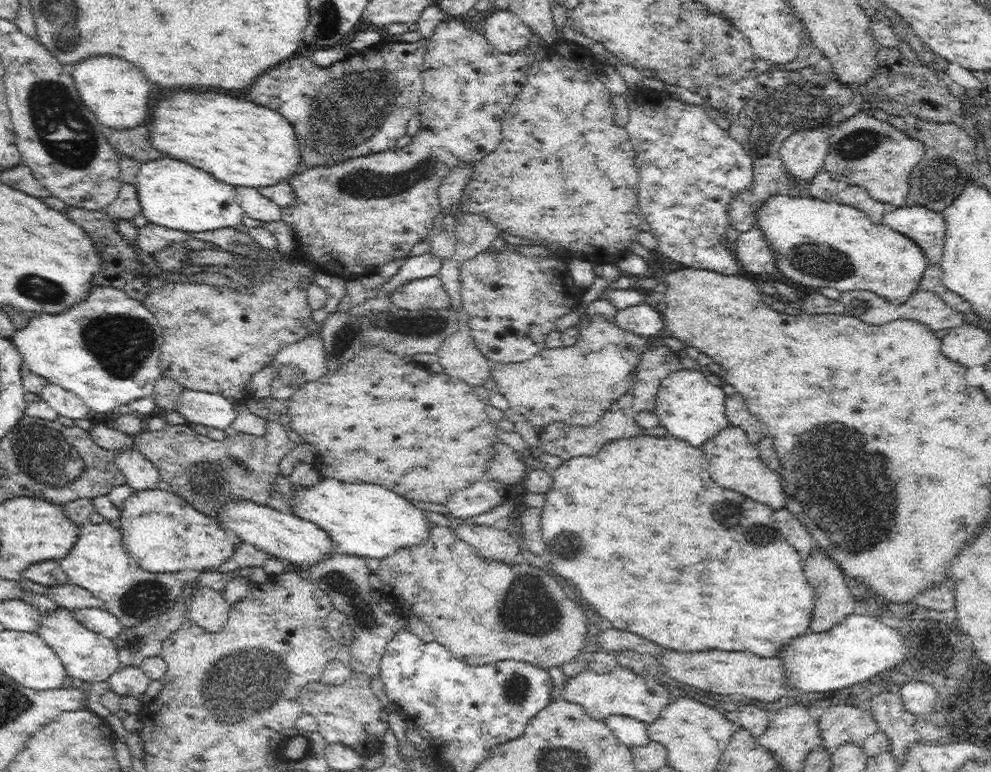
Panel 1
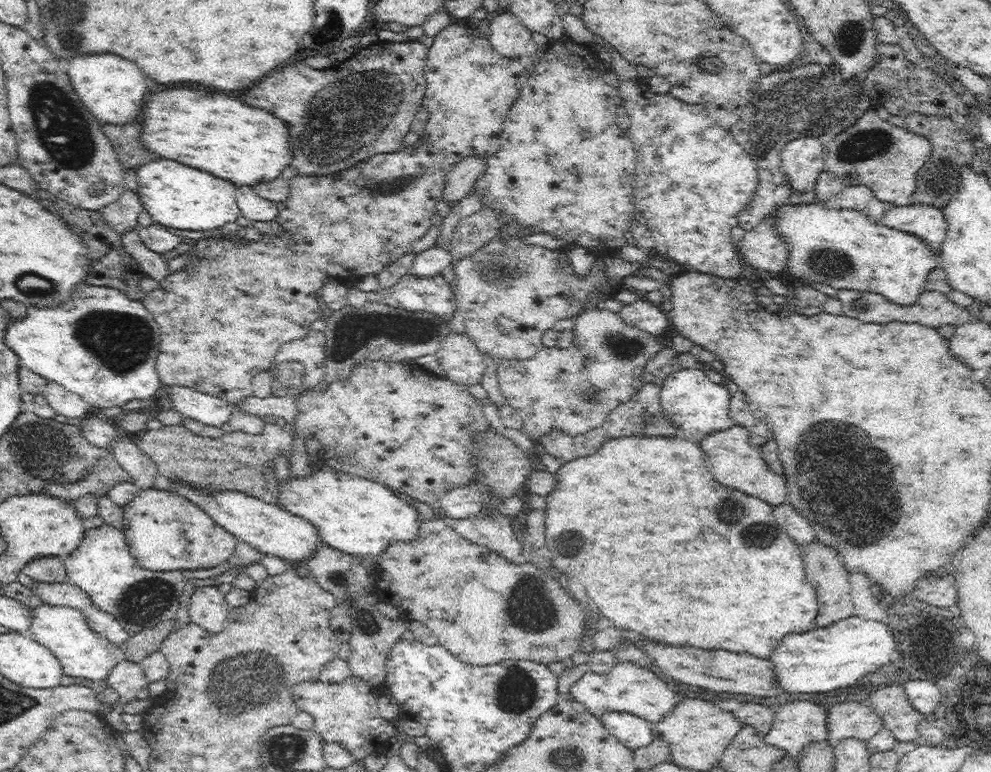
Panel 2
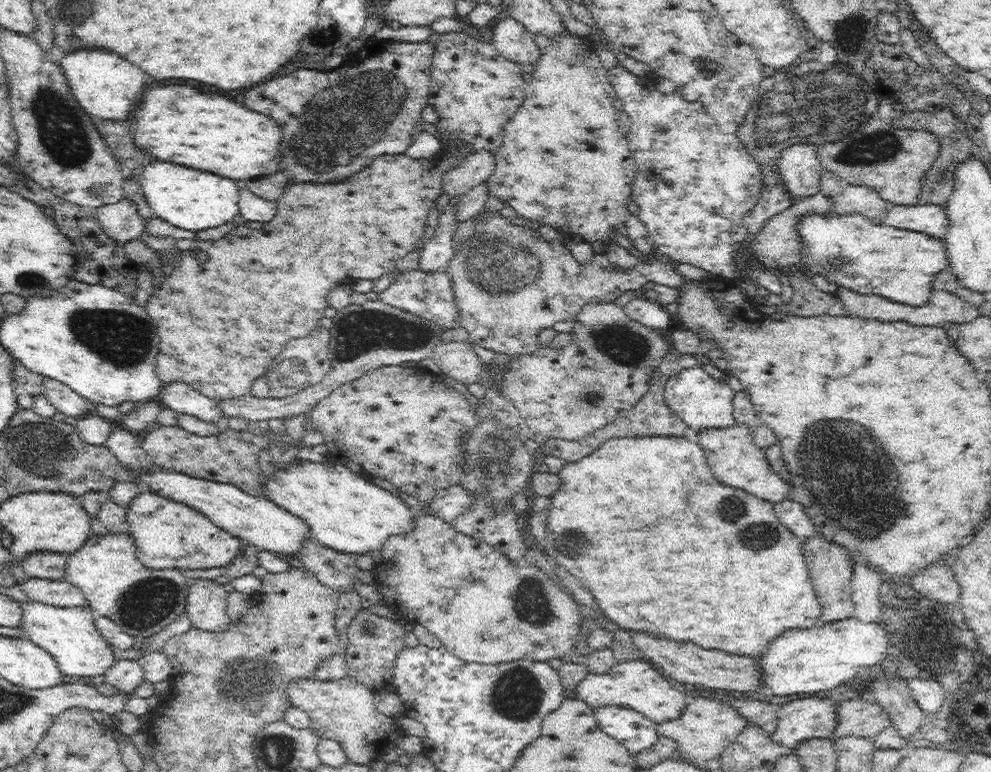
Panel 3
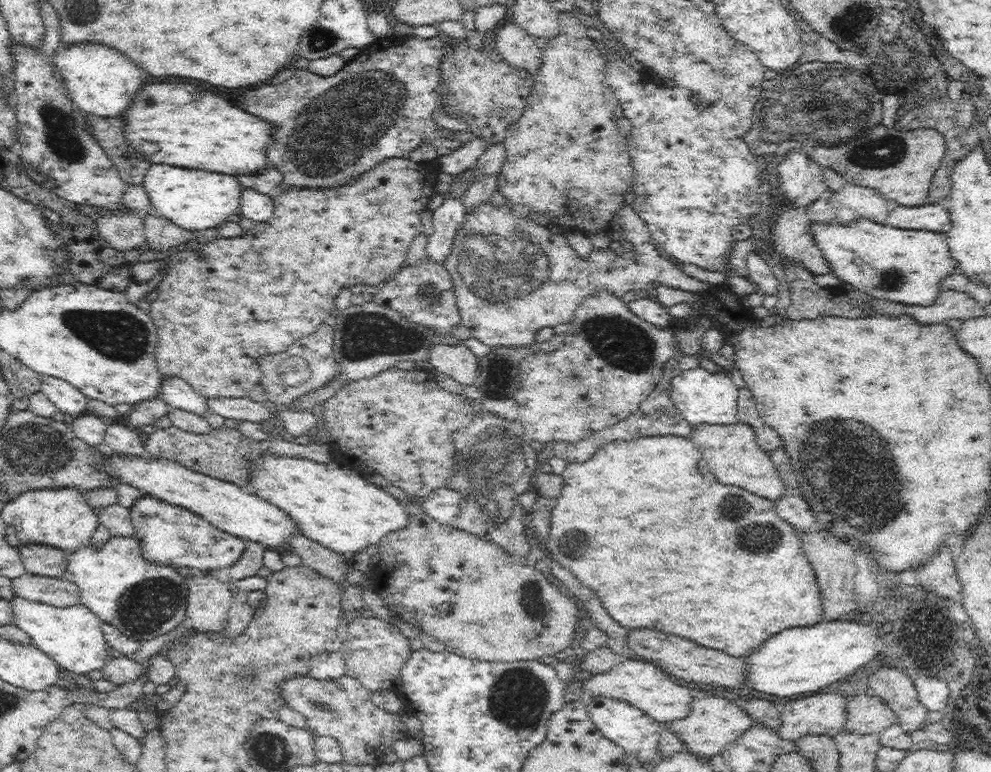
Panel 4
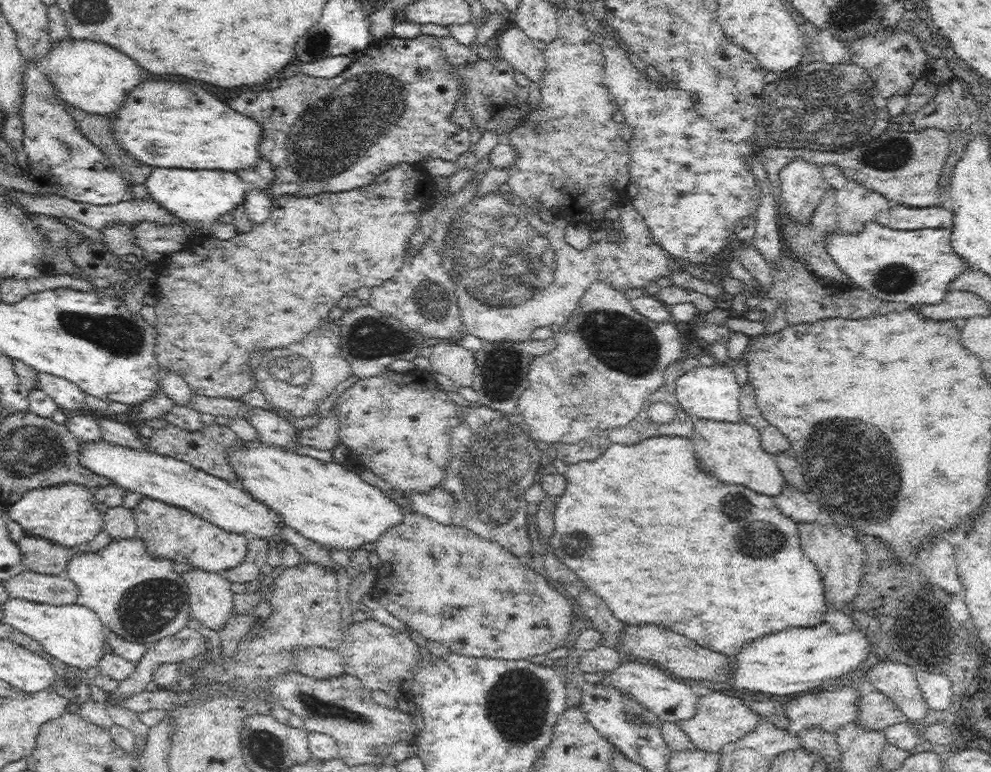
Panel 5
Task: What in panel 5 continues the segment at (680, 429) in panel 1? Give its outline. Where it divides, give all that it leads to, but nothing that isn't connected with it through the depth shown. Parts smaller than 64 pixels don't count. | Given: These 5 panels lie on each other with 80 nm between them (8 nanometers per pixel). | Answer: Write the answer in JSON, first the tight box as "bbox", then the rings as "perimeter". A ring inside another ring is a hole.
{"bbox":[674,362,741,423],"perimeter":[[[715,362],[712,366],[701,365],[676,377],[674,391],[676,399],[692,420],[708,419],[735,423],[741,420],[740,388],[741,385],[732,371],[732,364],[721,365]]]}

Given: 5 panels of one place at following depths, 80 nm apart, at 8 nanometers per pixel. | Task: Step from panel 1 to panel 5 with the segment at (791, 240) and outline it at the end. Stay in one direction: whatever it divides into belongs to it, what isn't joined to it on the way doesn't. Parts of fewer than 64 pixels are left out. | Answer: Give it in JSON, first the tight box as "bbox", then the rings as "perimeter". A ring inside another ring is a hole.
{"bbox":[825,222,966,306],"perimeter":[[[867,222],[857,234],[836,231],[825,235],[826,251],[836,265],[850,277],[855,286],[860,286],[870,294],[885,301],[908,302],[912,306],[938,304],[950,289],[950,282],[963,274],[966,263],[950,246],[952,228],[942,230],[895,230],[876,222]]]}

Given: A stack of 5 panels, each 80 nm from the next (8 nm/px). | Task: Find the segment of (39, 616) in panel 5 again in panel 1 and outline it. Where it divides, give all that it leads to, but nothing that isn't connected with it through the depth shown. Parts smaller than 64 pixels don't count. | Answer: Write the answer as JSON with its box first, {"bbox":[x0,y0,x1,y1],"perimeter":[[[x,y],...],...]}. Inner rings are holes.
{"bbox":[36,607,121,684],"perimeter":[[[58,607],[50,614],[43,613],[36,633],[60,657],[67,677],[78,678],[84,684],[107,681],[121,666],[115,641],[78,623],[70,609]]]}

